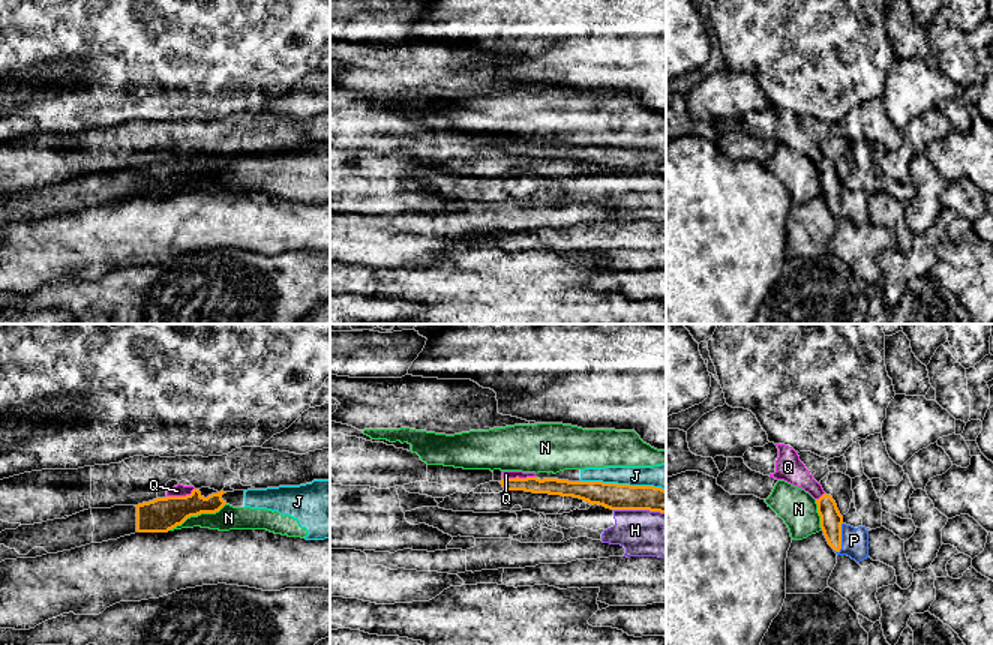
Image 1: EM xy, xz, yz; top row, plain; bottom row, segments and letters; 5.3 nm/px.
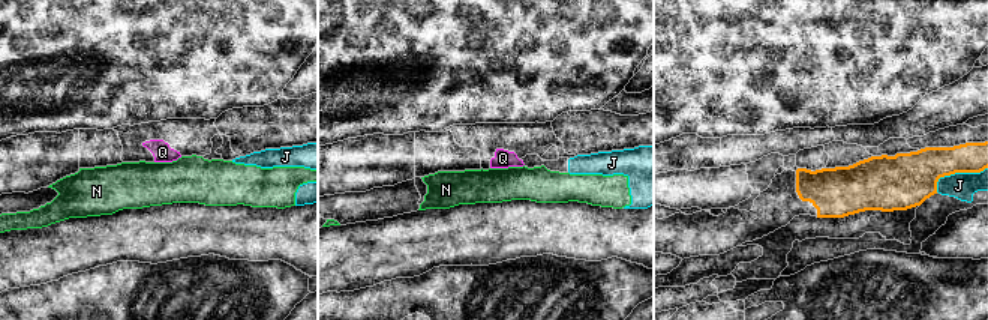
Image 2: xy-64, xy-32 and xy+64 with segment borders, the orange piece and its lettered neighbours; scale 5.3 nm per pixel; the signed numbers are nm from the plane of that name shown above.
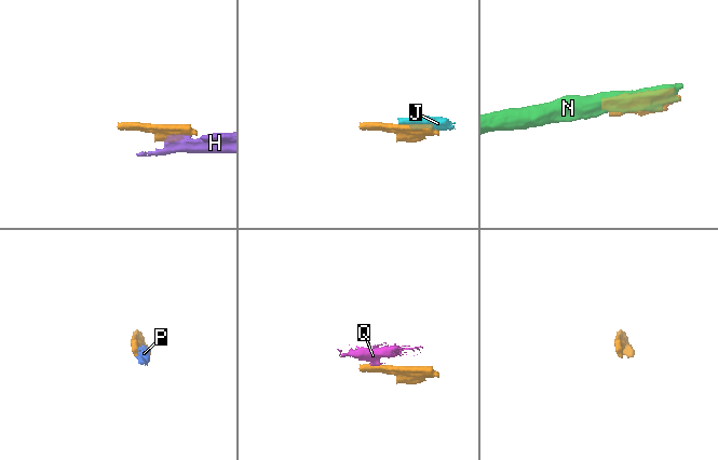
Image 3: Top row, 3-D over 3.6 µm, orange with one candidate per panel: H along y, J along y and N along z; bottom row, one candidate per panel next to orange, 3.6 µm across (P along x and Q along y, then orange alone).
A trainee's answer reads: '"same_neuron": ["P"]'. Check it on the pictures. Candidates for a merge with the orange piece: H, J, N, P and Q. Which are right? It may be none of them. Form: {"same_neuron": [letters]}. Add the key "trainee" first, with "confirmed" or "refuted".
{"trainee": "confirmed", "same_neuron": ["P"]}

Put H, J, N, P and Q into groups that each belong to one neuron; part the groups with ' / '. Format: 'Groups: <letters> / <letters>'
Groups: H / J N / P / Q

